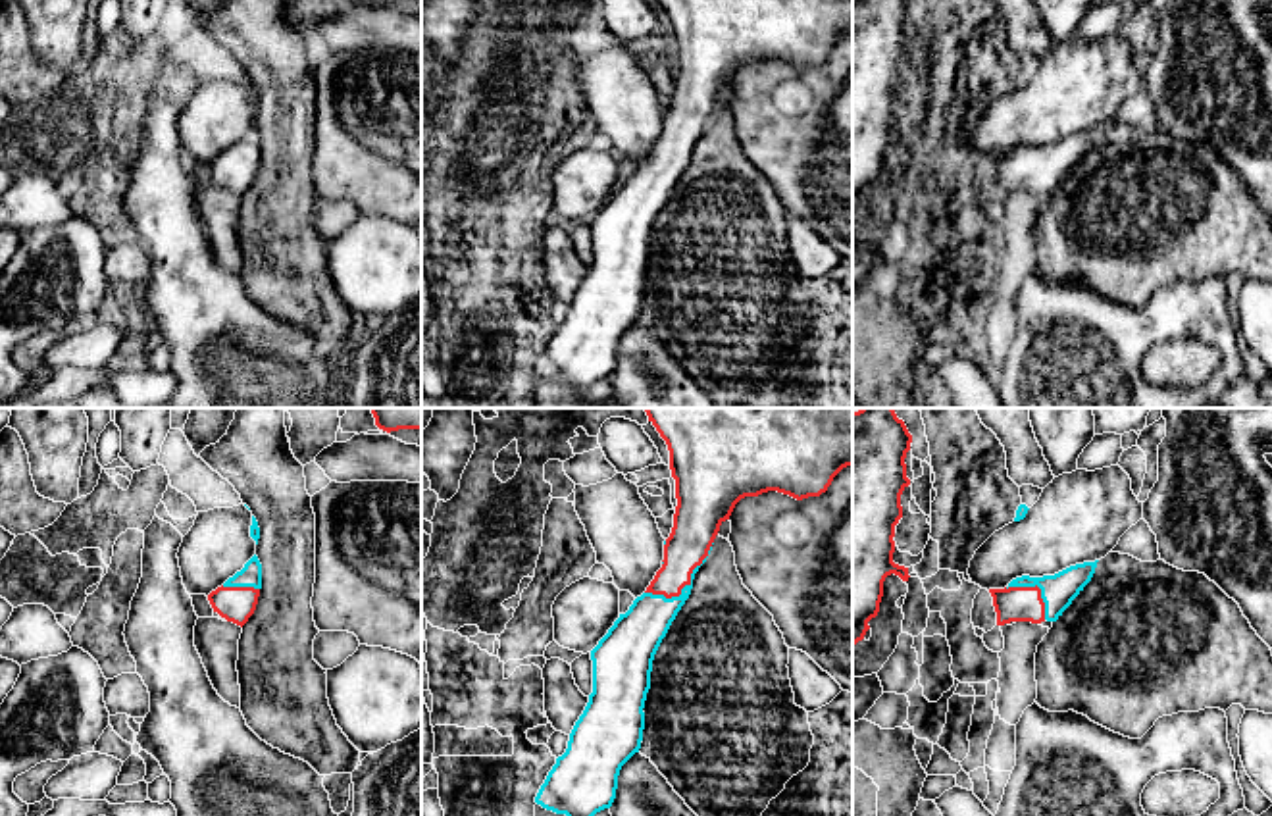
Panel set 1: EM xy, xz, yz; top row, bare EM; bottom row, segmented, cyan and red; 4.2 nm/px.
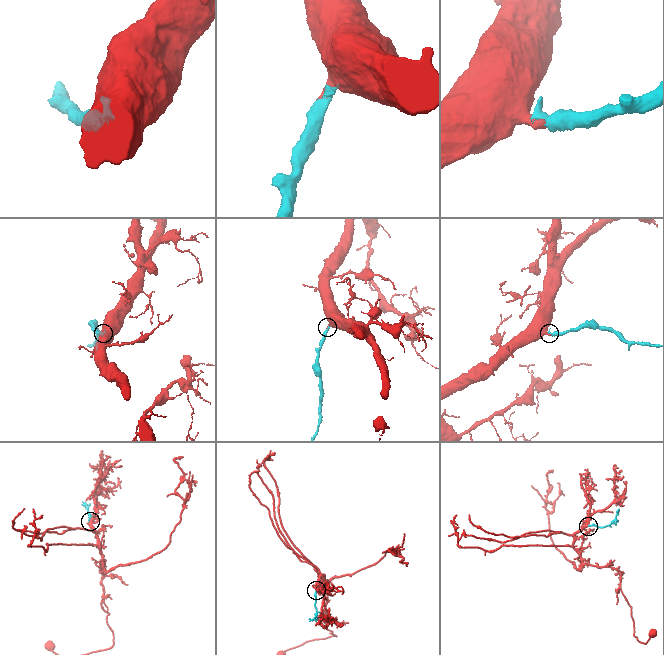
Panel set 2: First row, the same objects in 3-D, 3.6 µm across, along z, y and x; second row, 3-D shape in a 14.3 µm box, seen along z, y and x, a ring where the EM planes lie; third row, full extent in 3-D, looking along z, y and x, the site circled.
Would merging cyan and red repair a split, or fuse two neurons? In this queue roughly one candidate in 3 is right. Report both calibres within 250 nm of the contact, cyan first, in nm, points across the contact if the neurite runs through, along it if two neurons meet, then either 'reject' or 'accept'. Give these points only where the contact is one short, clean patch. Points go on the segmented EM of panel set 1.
190 nm thick on the cyan side, 190 nm on the other; runs through xz (645, 624), (686, 586), (686, 549), (695, 528); accept

